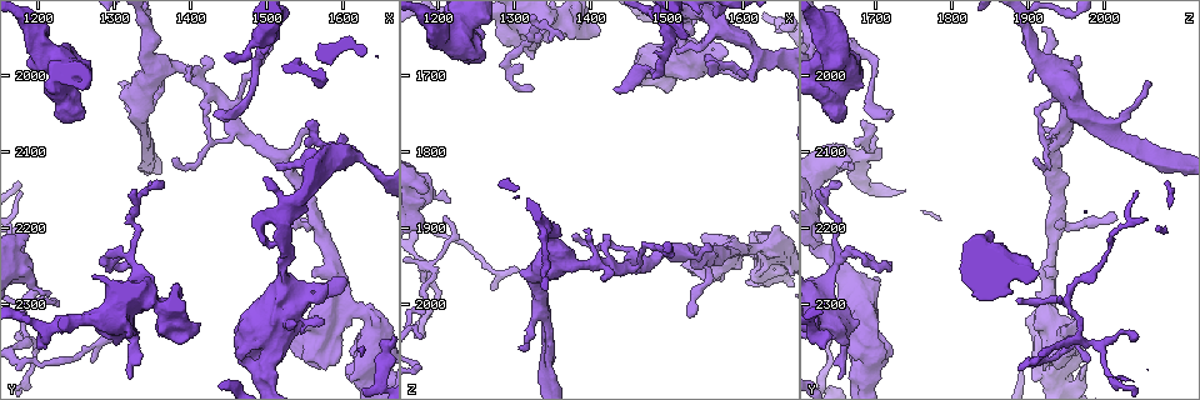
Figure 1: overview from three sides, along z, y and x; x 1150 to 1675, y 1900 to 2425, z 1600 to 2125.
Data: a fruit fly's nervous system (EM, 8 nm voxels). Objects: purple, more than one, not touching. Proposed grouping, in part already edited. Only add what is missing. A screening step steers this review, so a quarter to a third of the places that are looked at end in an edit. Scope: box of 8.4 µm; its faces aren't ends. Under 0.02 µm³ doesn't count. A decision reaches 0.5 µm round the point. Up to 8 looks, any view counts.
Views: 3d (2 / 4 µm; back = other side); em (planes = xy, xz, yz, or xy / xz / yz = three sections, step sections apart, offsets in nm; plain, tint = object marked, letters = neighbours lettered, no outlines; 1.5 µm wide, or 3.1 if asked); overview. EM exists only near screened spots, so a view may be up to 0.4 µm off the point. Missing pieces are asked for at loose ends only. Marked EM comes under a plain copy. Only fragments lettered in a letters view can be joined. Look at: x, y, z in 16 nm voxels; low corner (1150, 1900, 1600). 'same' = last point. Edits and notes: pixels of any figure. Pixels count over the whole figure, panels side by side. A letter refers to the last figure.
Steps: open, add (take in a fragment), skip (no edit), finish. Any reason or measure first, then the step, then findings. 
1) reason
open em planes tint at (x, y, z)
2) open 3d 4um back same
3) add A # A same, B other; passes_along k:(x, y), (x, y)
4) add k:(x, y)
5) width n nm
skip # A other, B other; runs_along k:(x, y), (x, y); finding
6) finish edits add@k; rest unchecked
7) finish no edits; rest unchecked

an open end
open 3d 2um at (1410, 2325, 1645)

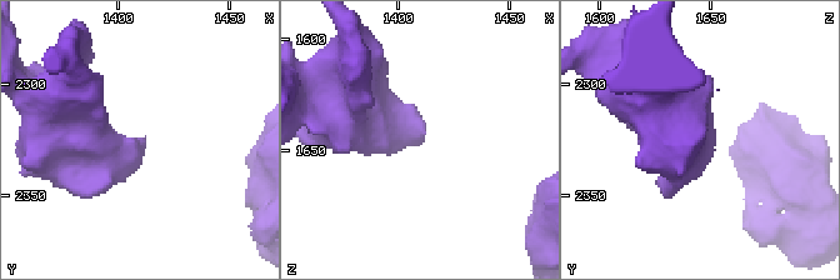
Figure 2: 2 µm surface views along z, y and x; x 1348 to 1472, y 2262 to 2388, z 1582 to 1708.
now the EM
open em planes letters at (1413, 2324, 1643)

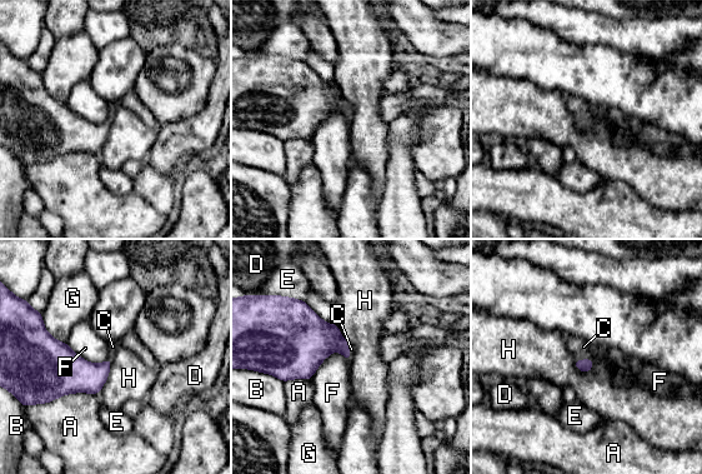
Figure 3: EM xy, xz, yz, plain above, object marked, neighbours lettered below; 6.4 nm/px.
add C # A other, B other, C same, D other, E other, F other, G other, H other; passes_along 3:(582, 365), (585, 360), (583, 347); it goes on there

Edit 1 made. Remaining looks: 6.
thin end
open 3d 2um at (1510, 2125, 1665)

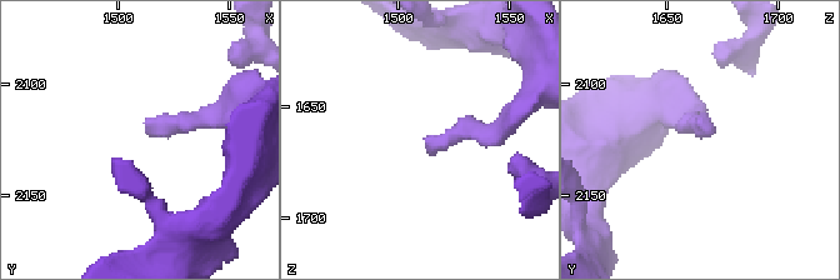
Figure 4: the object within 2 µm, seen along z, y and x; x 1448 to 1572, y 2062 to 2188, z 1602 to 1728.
now the EM
open em planes tint at (1512, 2121, 1668)

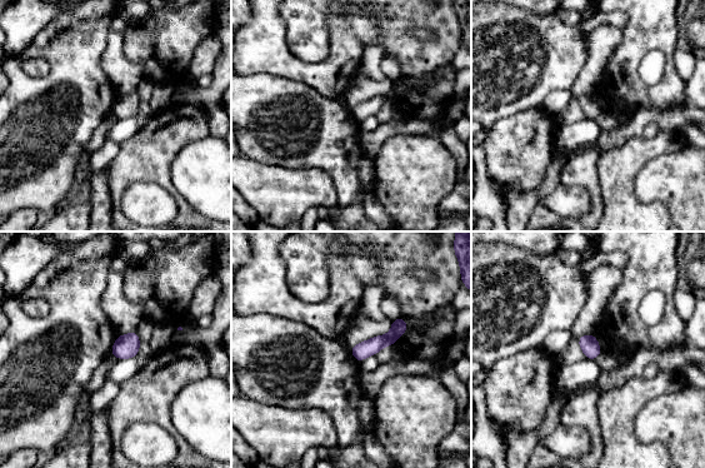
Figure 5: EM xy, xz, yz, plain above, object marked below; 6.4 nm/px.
open em planes letters same

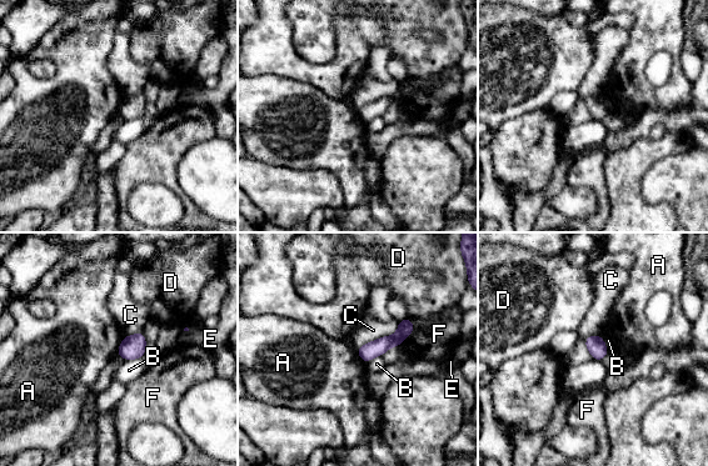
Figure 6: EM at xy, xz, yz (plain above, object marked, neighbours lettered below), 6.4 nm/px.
skip # A other, B other, C other, D other, E other, F other; runs_along 6:(408, 324), (393, 340), (364, 356); none of them fits

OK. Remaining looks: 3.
thick end
open em planes letters at (1215, 2025, 1640)

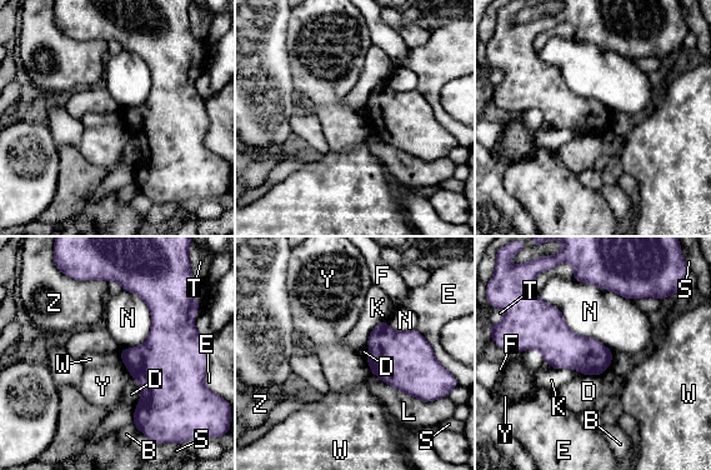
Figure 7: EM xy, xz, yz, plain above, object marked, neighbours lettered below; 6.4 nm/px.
skip # B other, D other, E other, F other, K other, L other, N other, S other, T other, W other, Y other, Z other; border 7:(512, 354), (537, 350), (545, 361); no lettered fragment goes on from it

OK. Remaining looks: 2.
finish edits add@3; rest unchecked

